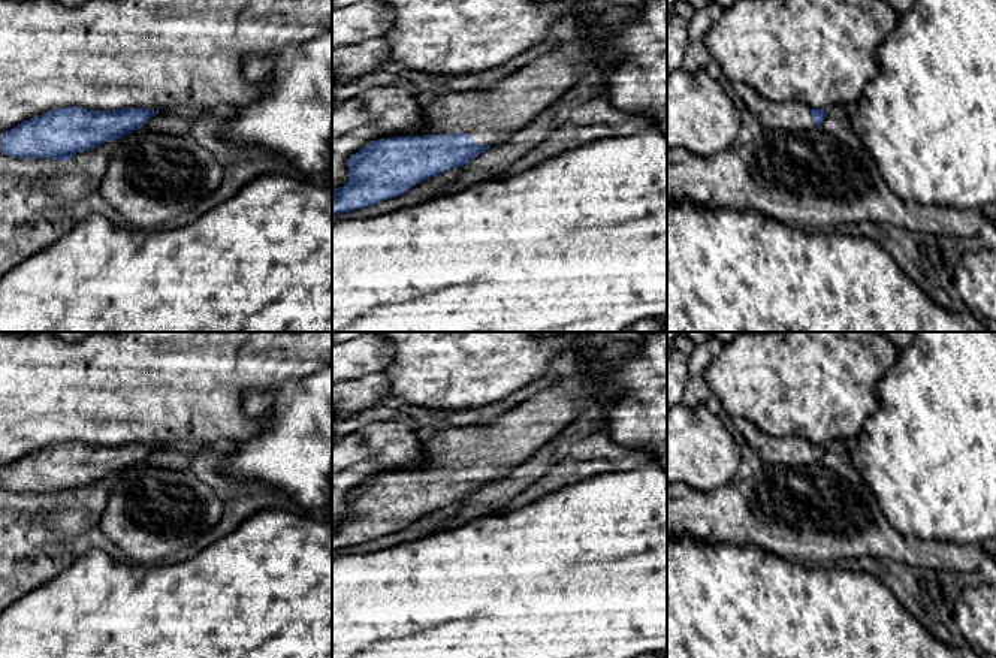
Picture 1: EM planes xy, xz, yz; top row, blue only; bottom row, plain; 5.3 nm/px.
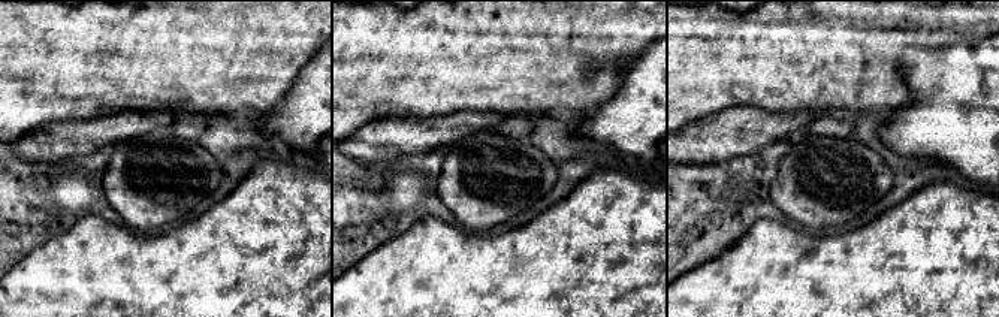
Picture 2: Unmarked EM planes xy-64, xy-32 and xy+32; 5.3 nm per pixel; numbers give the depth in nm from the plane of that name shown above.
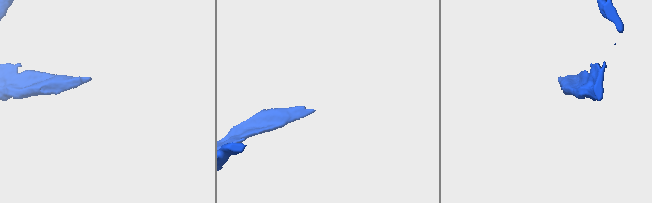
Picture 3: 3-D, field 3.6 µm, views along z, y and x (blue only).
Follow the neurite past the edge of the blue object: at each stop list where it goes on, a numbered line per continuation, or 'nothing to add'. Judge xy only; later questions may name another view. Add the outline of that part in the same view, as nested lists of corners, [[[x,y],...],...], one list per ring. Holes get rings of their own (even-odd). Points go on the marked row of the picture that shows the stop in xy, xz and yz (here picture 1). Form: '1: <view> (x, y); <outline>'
nothing to add

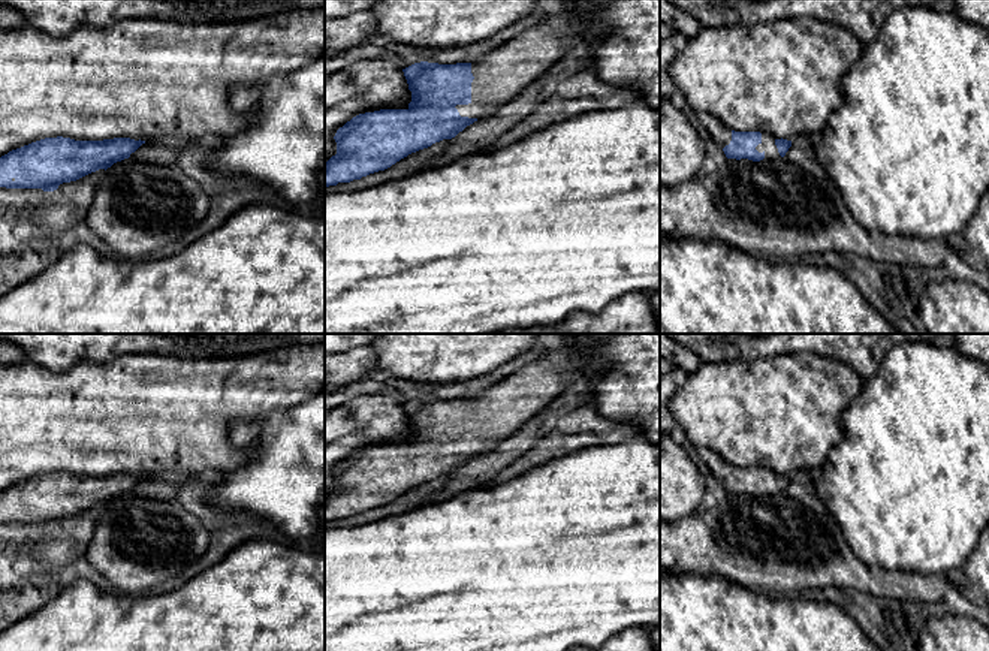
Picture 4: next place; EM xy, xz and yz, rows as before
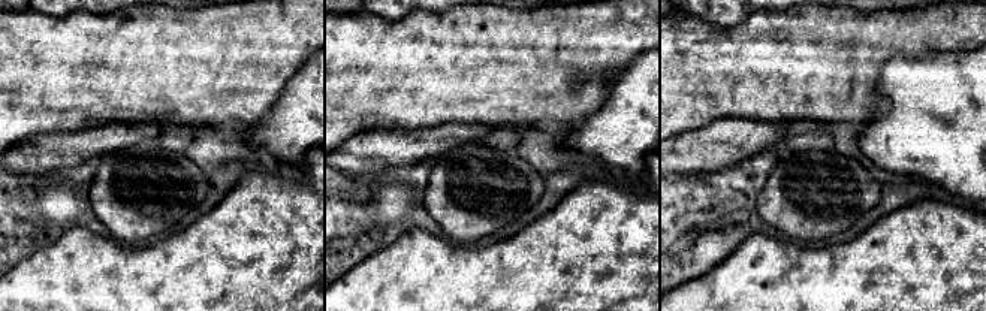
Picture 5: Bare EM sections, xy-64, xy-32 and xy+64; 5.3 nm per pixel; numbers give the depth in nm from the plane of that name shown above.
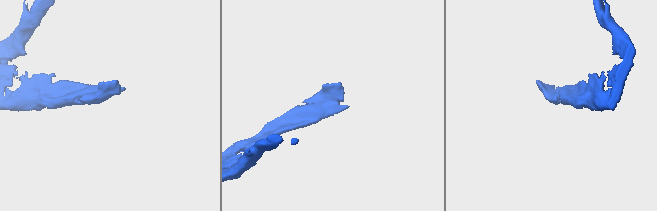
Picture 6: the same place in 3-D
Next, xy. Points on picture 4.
nothing to add

